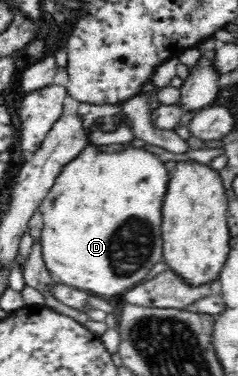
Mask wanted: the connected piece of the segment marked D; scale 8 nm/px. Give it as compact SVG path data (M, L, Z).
M89 144L64 165L37 211L42 215L41 251L56 283L89 291L98 297L122 295L144 282L150 268L164 262L162 256L162 202L169 171L158 155L133 146Z

